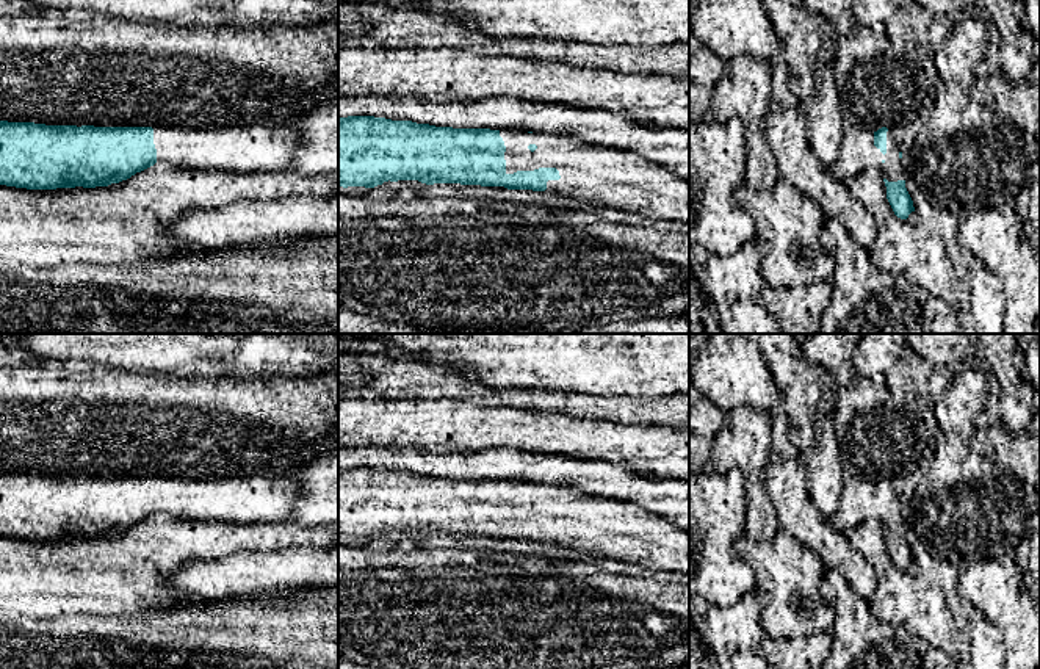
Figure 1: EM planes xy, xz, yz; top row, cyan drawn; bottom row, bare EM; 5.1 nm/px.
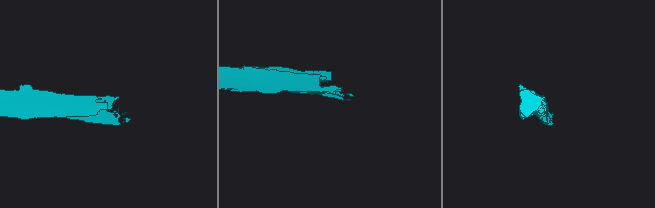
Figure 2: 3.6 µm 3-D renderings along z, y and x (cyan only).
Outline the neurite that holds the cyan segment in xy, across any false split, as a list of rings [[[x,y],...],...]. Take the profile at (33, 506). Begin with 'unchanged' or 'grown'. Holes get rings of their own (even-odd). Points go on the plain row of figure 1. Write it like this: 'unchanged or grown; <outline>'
grown; [[[0,472],[0,536],[108,537],[155,514],[238,523],[285,522],[294,500],[291,476],[152,479]]]

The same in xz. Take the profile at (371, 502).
grown; [[[374,467],[340,468],[338,537],[374,539],[388,531],[548,541],[601,559],[636,564],[652,573],[689,577],[689,533],[619,498],[592,497],[573,486],[435,478]]]

